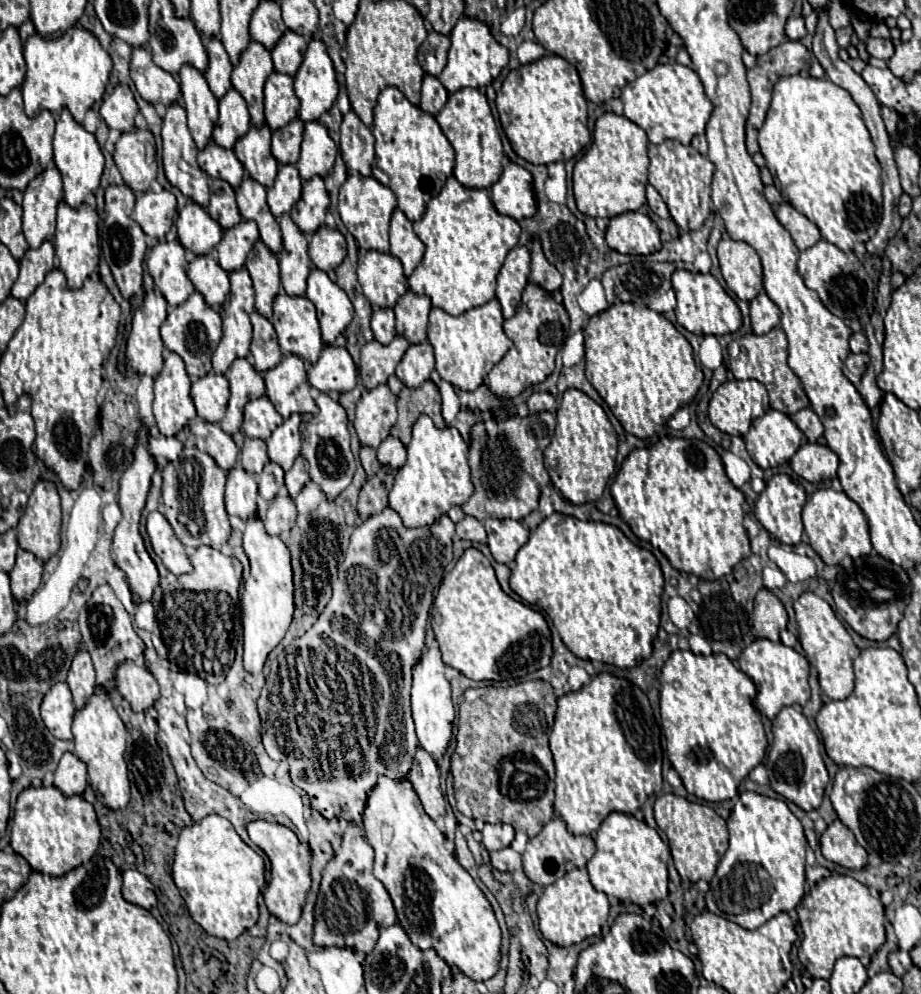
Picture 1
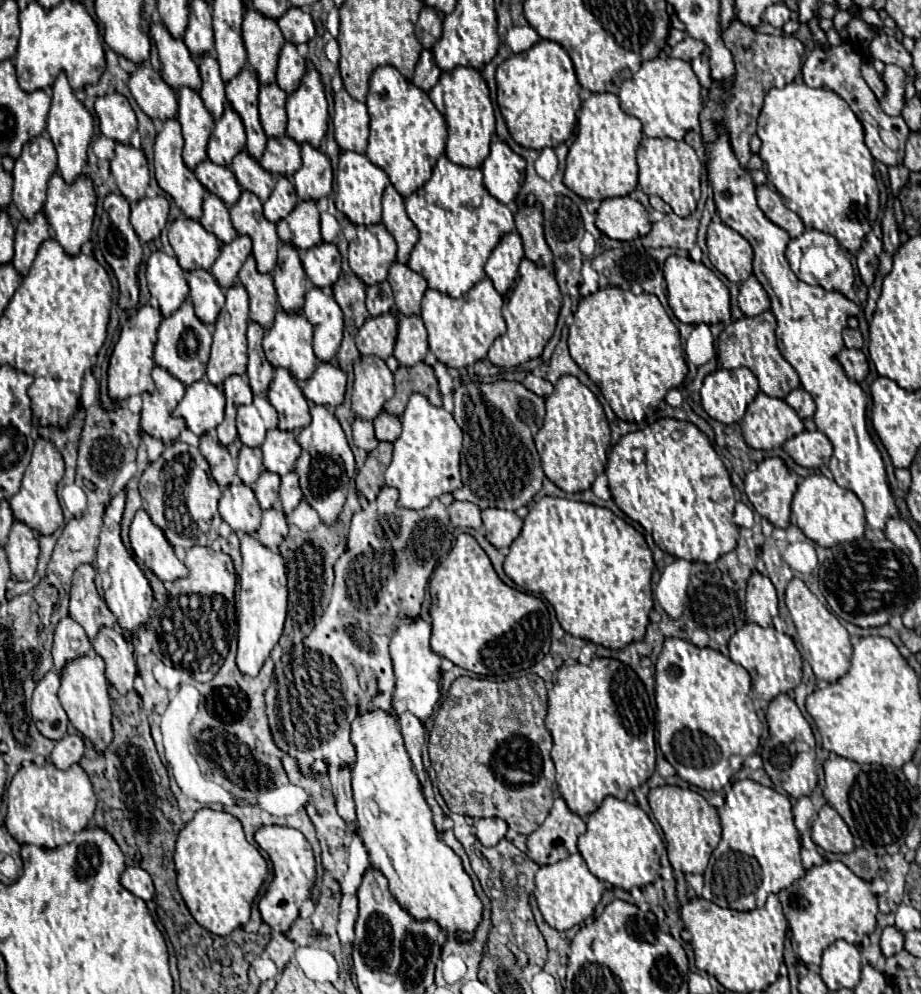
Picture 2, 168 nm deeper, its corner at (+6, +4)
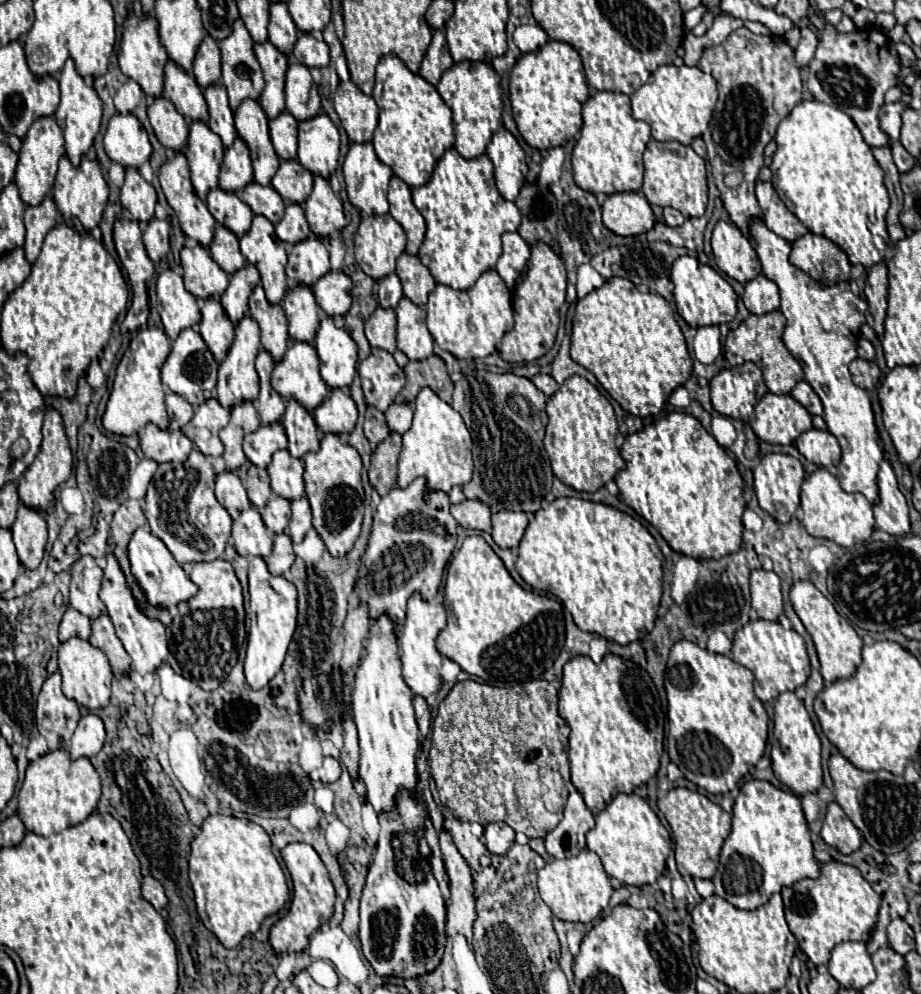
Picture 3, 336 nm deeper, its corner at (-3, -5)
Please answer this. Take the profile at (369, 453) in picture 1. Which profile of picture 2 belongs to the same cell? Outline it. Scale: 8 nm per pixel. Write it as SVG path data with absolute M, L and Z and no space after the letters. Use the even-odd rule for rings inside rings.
M355 418L353 422L353 442L357 448L363 448L367 452L377 448L377 438L373 432L373 422L371 420L363 420L363 418Z

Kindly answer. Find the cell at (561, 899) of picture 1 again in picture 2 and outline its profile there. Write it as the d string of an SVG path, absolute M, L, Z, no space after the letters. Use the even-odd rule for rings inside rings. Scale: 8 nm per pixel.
M579 852L571 854L561 862L555 862L553 866L539 866L539 870L535 872L535 886L539 910L547 920L547 924L557 930L569 930L587 920L589 916L593 916L593 910L599 904L601 894L605 890L605 884L589 872Z

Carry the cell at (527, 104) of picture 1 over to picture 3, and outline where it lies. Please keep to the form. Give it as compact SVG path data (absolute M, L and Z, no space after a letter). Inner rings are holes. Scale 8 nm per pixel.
M548 41L544 47L518 59L510 73L512 115L524 141L534 149L552 149L568 143L582 127L582 105L590 97L580 55L568 43Z

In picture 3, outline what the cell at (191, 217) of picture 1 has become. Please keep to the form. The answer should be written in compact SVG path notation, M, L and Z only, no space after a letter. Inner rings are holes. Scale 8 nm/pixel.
M186 245L180 251L180 259L184 269L184 285L194 297L206 299L206 295L222 295L230 275L212 259L206 245Z

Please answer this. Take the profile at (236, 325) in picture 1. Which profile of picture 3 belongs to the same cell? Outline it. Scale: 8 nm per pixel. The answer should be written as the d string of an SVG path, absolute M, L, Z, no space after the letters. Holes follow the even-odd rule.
M244 315L240 319L240 323L236 325L234 343L228 349L224 361L220 363L220 369L218 369L216 399L222 403L222 407L230 409L234 403L238 403L238 399L254 401L258 397L258 373L254 369L254 359L256 359L258 351L260 351L260 327L250 315Z

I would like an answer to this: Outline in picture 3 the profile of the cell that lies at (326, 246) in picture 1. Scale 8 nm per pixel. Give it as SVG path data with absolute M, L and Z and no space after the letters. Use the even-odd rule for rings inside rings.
M328 271L314 285L312 291L316 295L318 305L326 315L344 315L350 309L352 281L344 271Z

